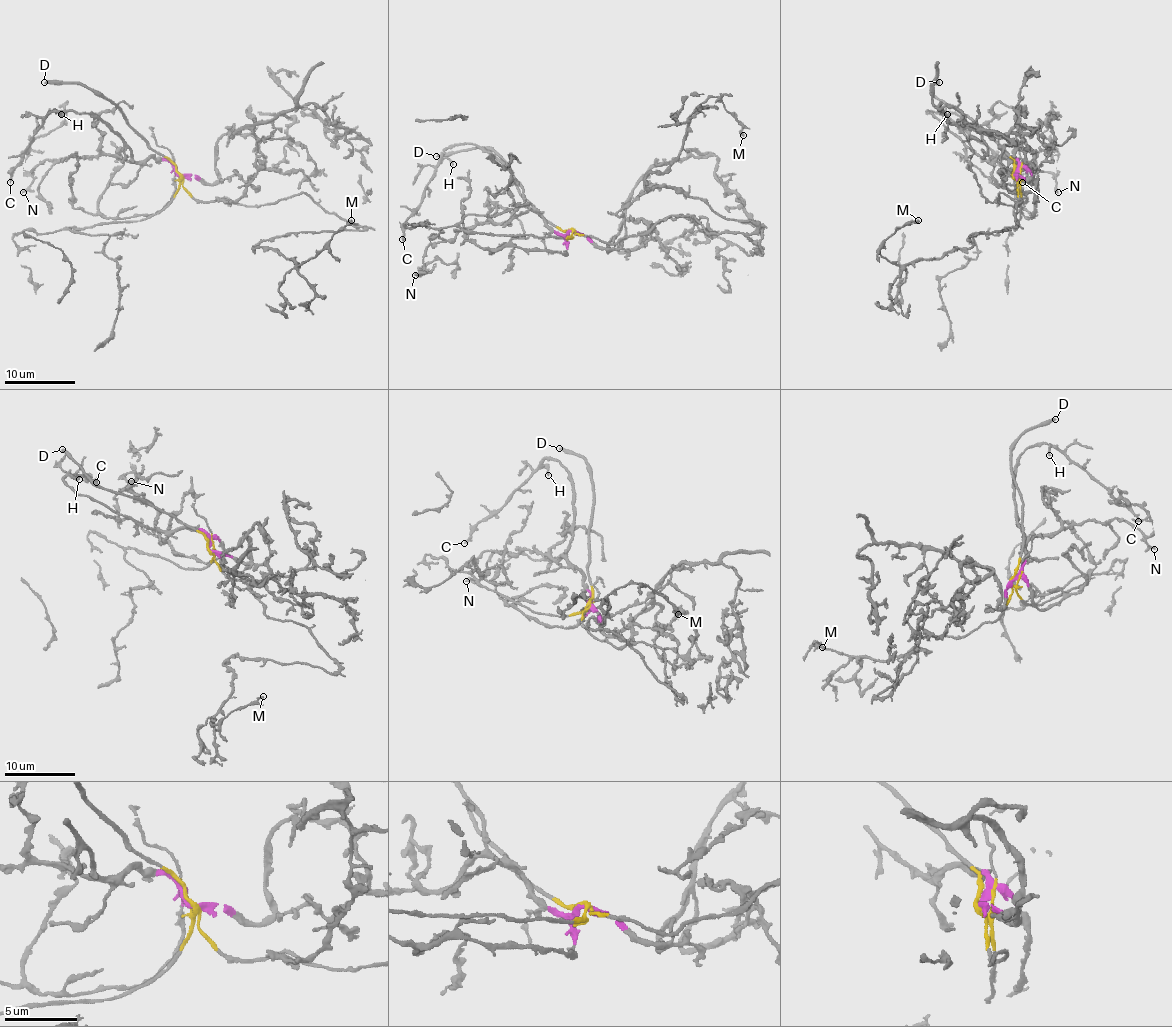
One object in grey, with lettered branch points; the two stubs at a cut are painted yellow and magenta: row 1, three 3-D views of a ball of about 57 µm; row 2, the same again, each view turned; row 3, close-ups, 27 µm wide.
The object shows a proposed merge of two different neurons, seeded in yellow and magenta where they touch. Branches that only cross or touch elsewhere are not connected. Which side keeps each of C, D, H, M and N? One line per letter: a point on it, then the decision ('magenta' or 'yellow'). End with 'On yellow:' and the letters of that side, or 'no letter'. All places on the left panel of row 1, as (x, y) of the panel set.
C: place (10, 182); magenta
D: place (44, 82); yellow
H: place (61, 114); magenta
M: place (351, 220); yellow
N: place (23, 192); magenta
On yellow: D, M

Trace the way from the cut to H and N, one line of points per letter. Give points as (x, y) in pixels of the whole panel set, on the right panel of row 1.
H: (1012, 175), (1017, 166), (1016, 161), (1005, 157), (985, 161), (927, 111), (947, 115)
N: (1012, 175), (1017, 166), (1016, 161), (998, 157), (989, 161), (1005, 154), (1024, 161), (1053, 175), (1058, 193)

